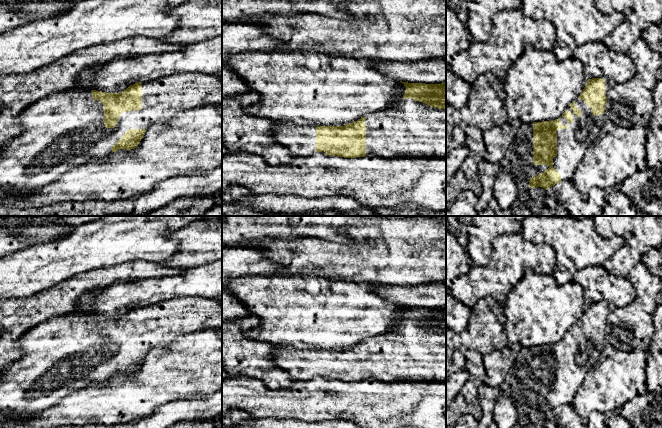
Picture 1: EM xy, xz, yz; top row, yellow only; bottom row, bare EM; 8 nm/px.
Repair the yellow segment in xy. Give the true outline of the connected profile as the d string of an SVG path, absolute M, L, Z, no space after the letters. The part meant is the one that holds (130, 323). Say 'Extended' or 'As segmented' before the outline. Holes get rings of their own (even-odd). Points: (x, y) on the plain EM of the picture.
Extended. M200 296L174 297L168 300L164 300L161 303L135 307L133 309L130 309L121 317L105 317L96 314L84 315L76 314L74 312L54 317L30 329L22 337L20 337L18 341L14 343L23 351L23 356L0 371L0 411L4 414L32 415L40 413L43 410L55 406L62 398L66 397L67 395L84 389L92 383L103 383L105 381L108 381L112 376L116 376L119 373L125 373L128 375L131 373L135 373L143 362L146 353L154 345L169 344L177 337L189 335L195 332L205 331L208 329L213 329L216 331L222 330L222 302L212 298L205 298Z

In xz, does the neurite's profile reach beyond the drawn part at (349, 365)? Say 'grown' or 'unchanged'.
grown

